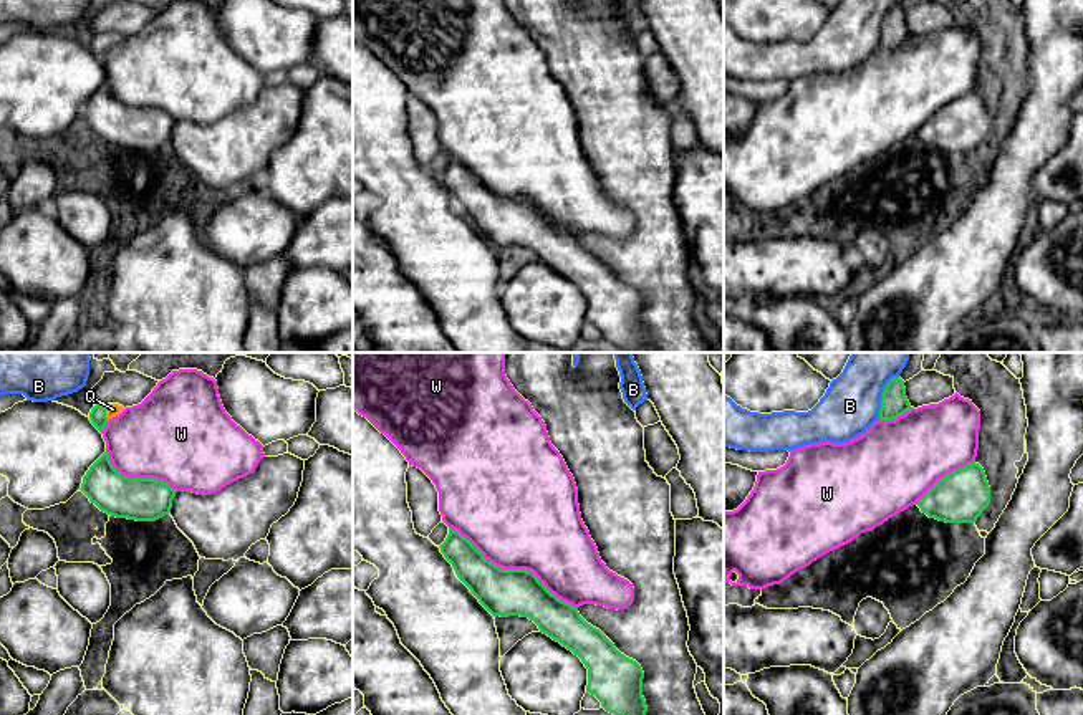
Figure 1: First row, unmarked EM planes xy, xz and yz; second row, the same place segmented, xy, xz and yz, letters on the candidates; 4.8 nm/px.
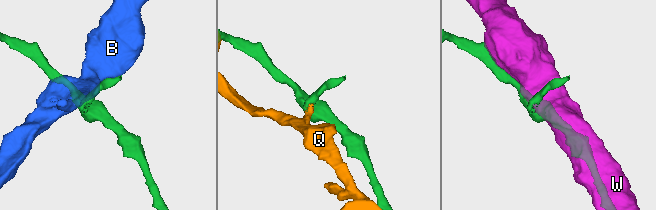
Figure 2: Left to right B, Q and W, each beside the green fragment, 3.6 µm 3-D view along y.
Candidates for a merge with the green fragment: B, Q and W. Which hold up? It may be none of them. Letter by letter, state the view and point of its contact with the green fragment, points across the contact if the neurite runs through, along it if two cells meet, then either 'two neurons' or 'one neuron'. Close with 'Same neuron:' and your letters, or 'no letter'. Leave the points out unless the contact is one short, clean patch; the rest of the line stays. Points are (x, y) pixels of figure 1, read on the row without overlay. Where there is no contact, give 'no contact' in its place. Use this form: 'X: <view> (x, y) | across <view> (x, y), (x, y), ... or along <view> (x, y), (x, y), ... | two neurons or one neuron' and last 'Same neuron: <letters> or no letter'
B: yz (883, 25) | two neurons
Q: xy (105, 42) | one neuron
W: xz (514, 199) | two neurons
Same neuron: Q

